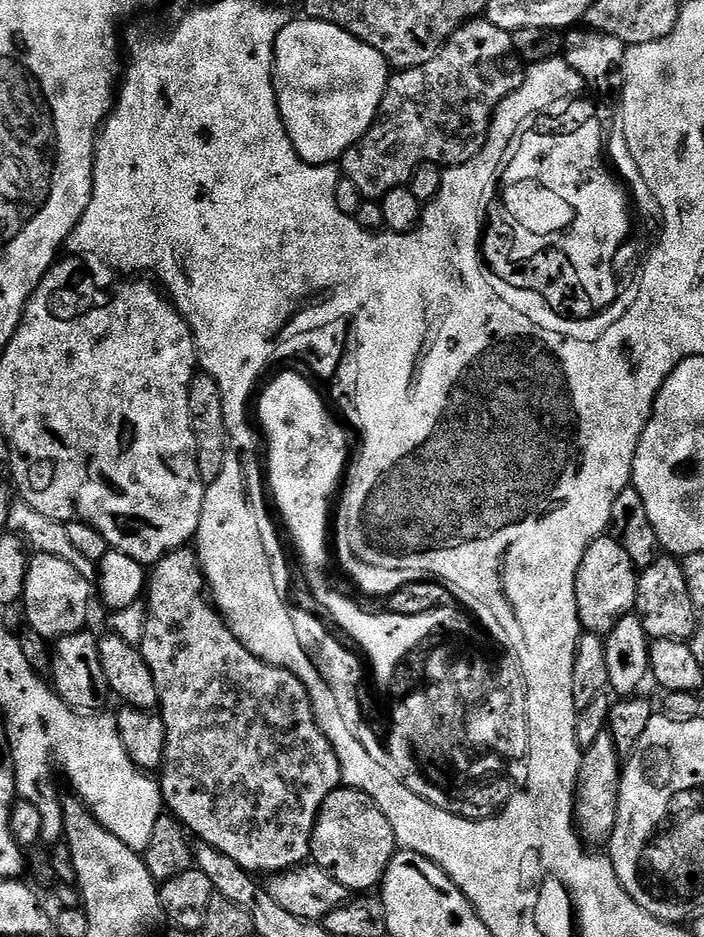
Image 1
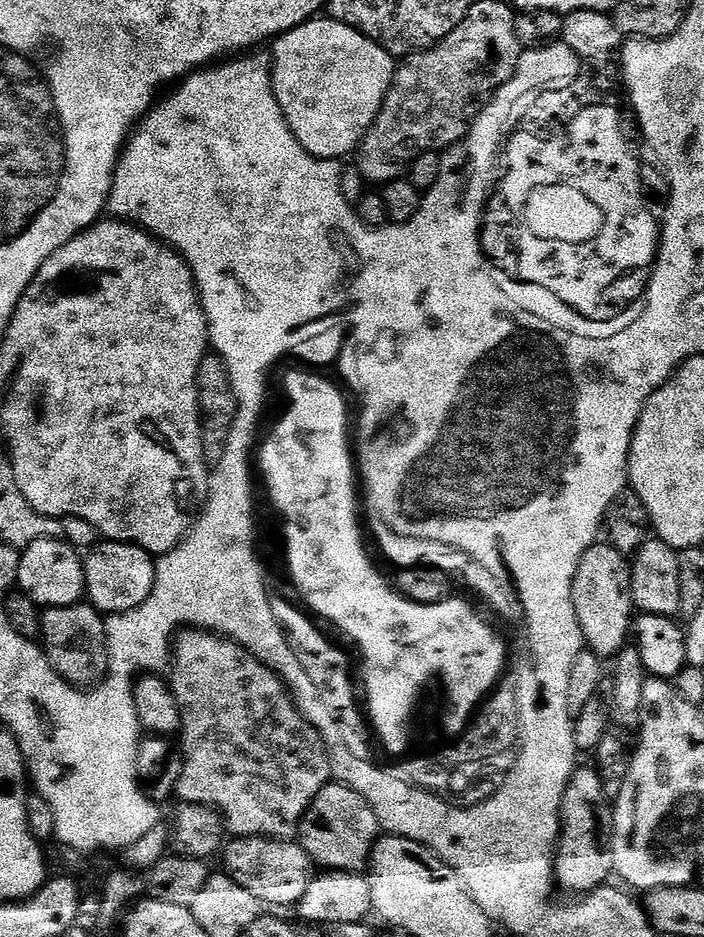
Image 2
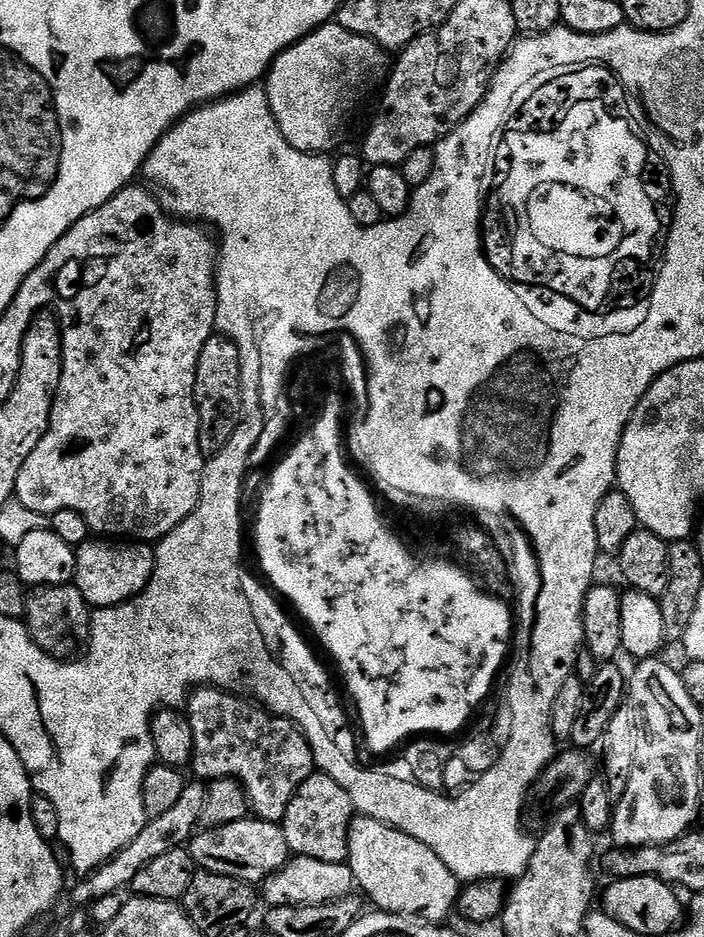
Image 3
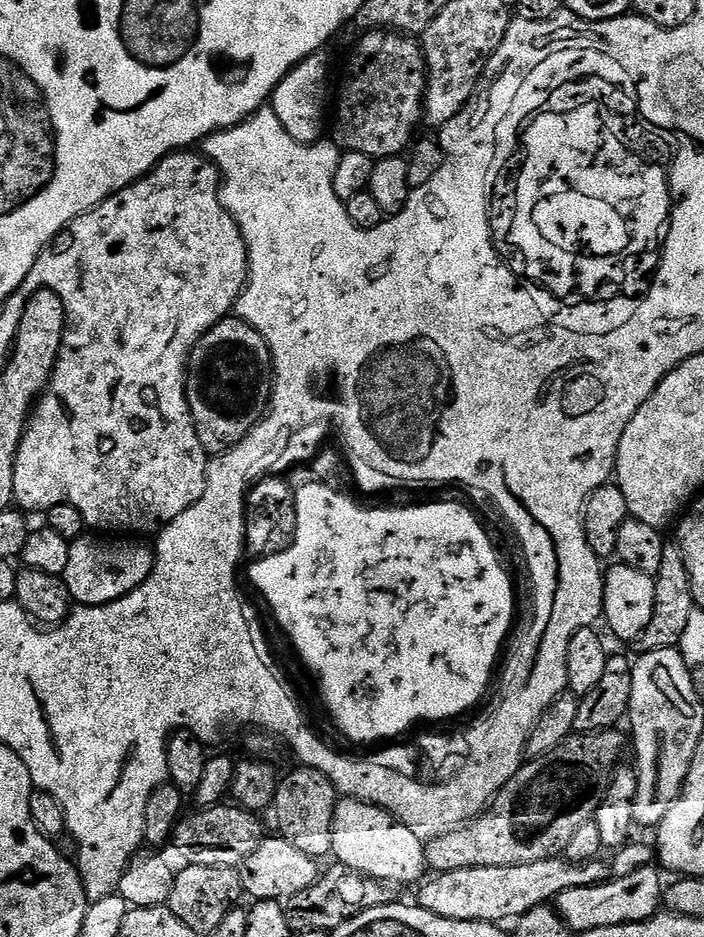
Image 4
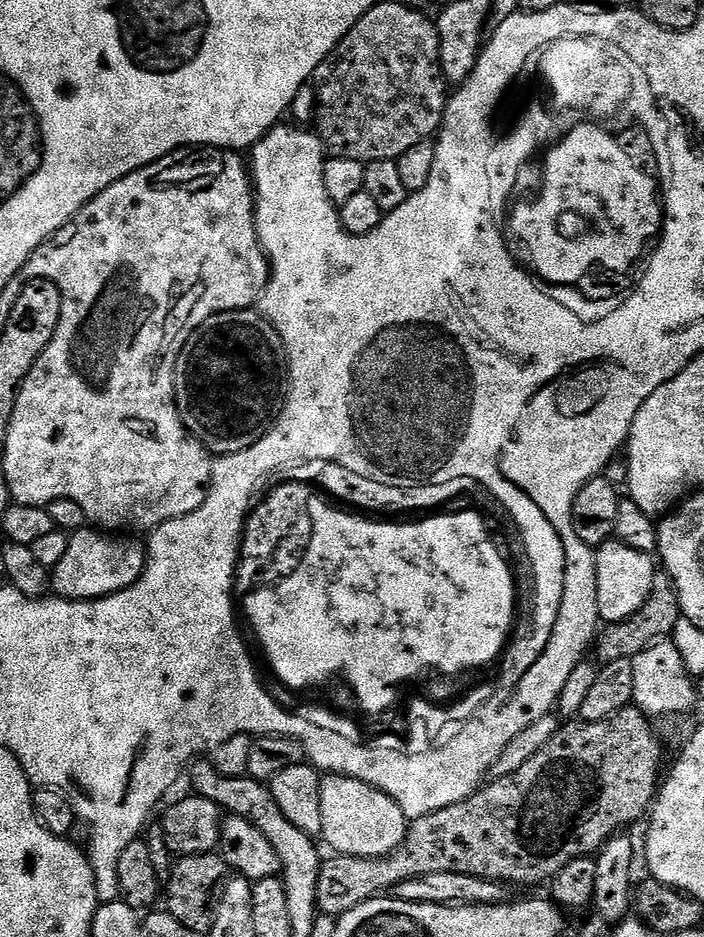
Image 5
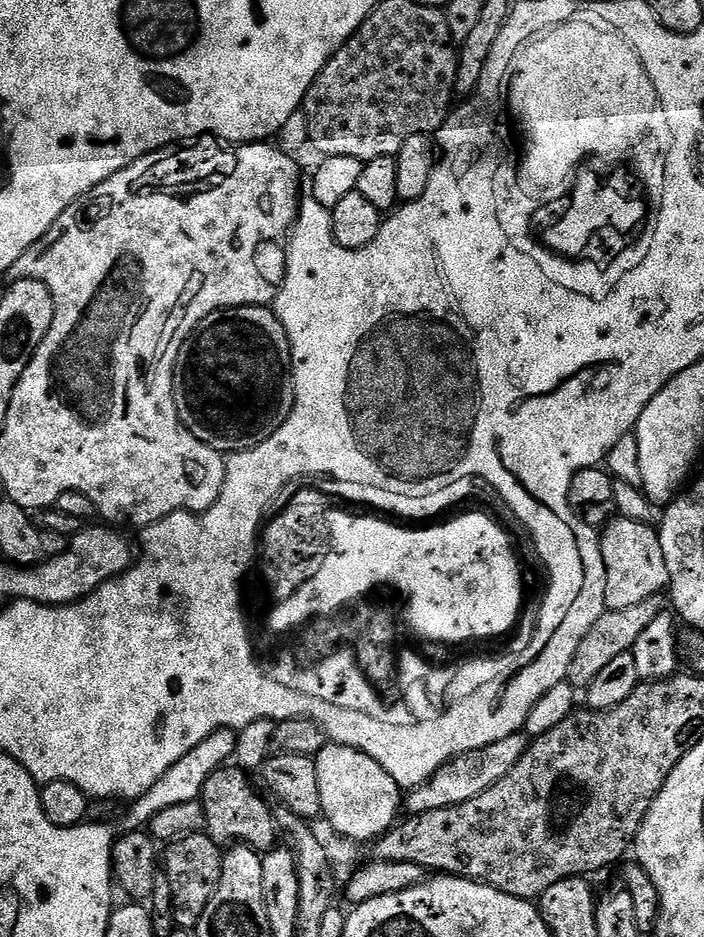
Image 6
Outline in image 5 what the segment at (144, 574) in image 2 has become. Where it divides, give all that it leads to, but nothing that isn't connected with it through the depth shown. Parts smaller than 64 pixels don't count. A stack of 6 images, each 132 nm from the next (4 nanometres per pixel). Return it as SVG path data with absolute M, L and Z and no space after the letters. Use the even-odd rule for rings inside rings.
M85 526L69 535L66 555L62 557L62 562L58 562L58 566L50 569L50 588L59 599L100 600L138 582L144 573L145 545L141 541L139 544L136 538L115 540L112 536L115 535L105 534L92 526Z

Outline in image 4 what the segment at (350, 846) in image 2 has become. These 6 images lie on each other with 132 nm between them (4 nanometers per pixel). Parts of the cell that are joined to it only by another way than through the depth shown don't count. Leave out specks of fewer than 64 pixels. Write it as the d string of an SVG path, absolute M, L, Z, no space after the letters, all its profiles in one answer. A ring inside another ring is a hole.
M296 766L287 777L281 779L271 811L276 812L276 824L280 827L279 835L294 850L302 850L302 854L313 858L328 856L332 851L332 827L334 826L334 810L338 803L335 786L318 770Z

